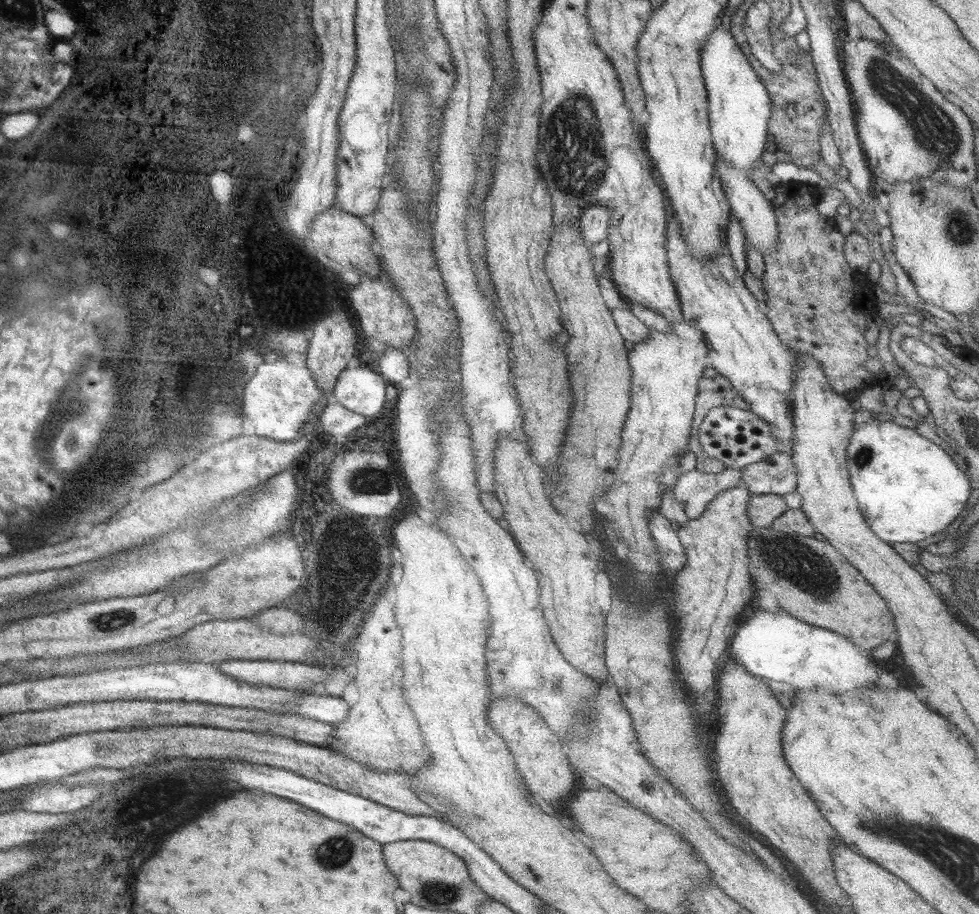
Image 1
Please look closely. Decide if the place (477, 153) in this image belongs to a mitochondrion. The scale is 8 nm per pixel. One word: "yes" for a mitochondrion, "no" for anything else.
no

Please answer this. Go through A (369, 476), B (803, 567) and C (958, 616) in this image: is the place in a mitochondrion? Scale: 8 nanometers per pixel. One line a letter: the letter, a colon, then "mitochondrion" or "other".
A: mitochondrion
B: mitochondrion
C: other

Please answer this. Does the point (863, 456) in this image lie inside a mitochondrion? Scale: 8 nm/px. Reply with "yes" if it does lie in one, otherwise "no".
yes

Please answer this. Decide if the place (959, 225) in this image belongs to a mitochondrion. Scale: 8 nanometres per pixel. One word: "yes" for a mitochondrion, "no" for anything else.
yes

